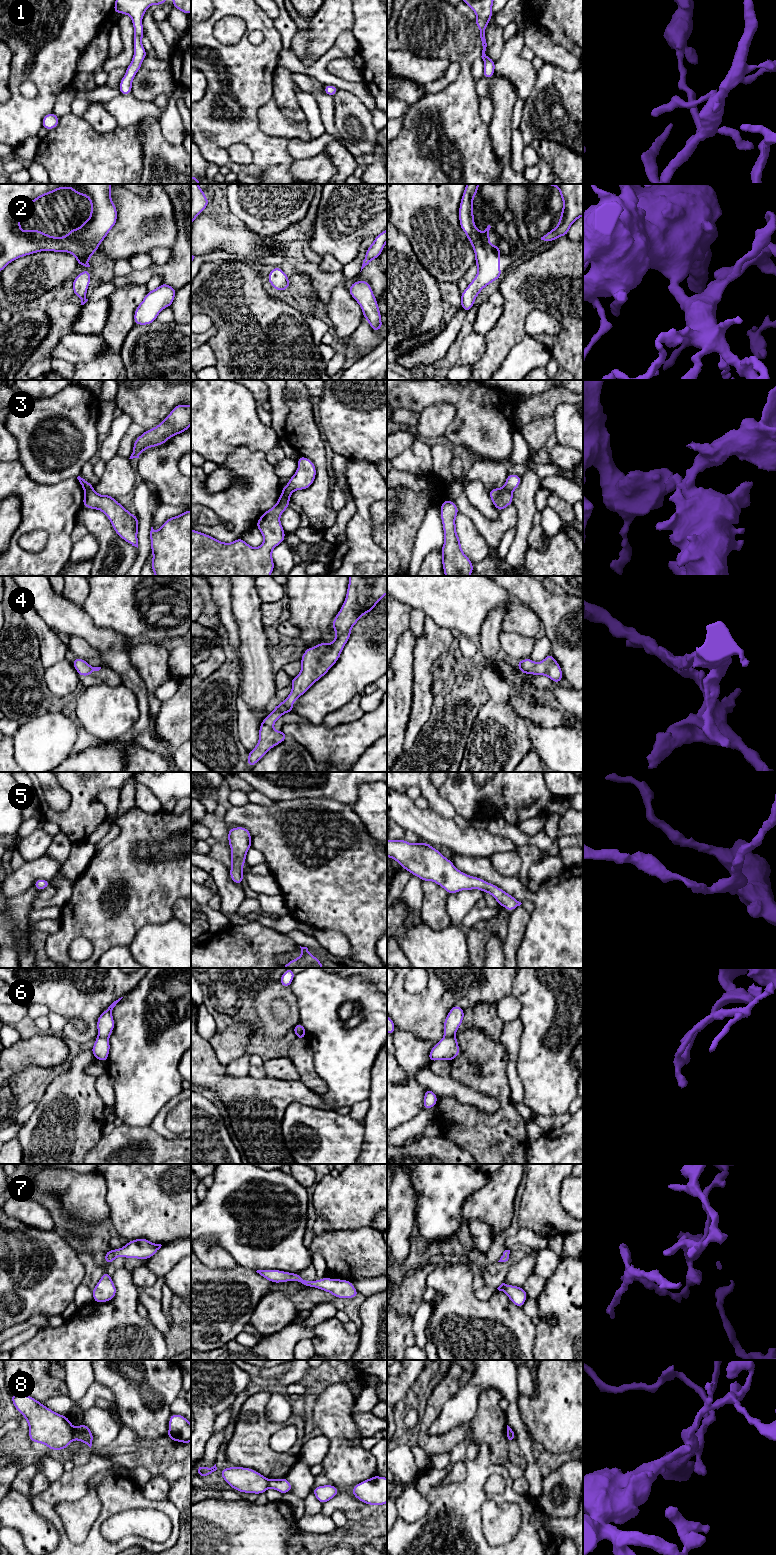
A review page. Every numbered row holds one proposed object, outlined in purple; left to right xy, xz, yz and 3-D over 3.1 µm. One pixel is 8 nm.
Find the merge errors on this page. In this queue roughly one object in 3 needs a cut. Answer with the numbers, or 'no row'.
3, 6, 8

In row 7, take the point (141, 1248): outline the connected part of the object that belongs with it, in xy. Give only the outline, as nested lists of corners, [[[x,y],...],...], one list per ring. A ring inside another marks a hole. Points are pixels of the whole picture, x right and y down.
[[[146,1238],[131,1240],[120,1249],[111,1249],[104,1253],[104,1261],[106,1264],[111,1264],[116,1257],[149,1260],[161,1248],[161,1246],[161,1244],[152,1243]]]

